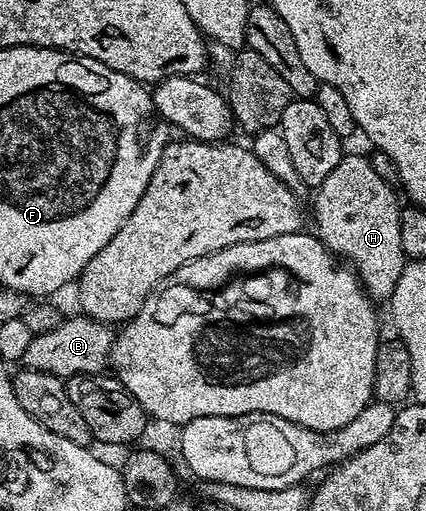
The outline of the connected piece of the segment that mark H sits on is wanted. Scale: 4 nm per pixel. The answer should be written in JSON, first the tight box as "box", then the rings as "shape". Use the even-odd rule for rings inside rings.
{"box":[314,152,408,300],"shape":[[[346,152],[343,153],[340,164],[336,164],[336,168],[332,168],[332,172],[328,172],[328,176],[317,186],[315,194],[318,195],[314,198],[314,222],[318,225],[316,237],[331,254],[352,263],[352,269],[362,283],[362,289],[374,300],[390,299],[396,288],[396,280],[400,280],[400,272],[404,272],[408,261],[400,244],[400,216],[403,207],[398,204],[394,189],[391,183],[380,180],[376,168],[372,168],[365,153],[362,155]]]}

